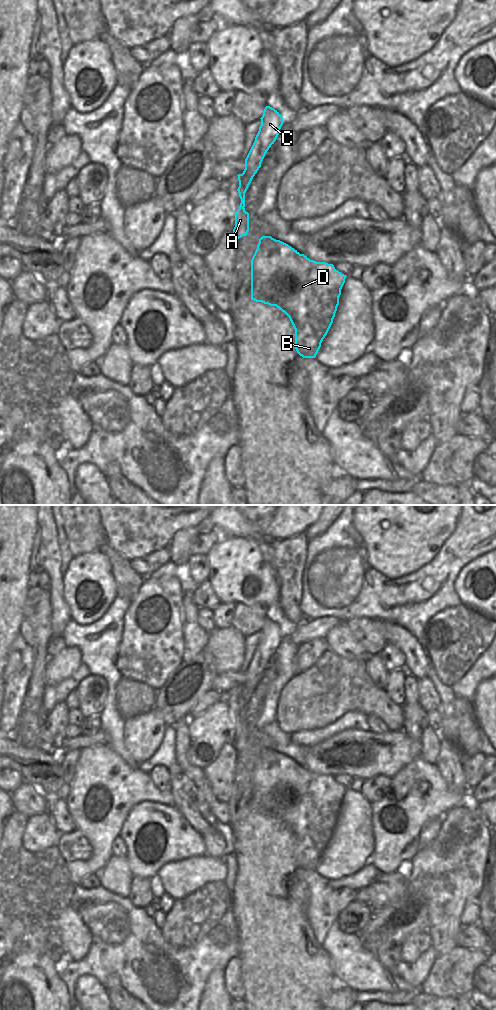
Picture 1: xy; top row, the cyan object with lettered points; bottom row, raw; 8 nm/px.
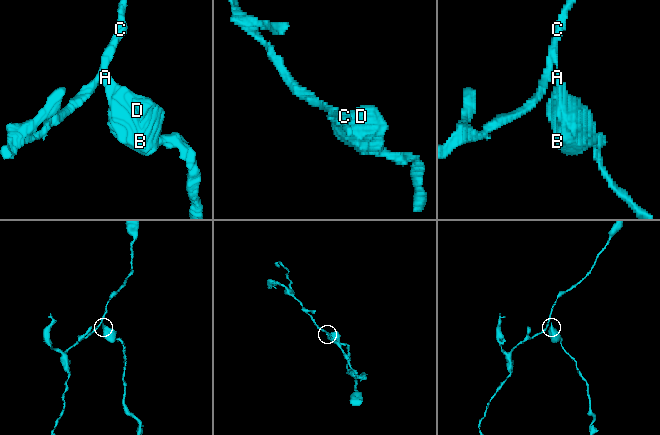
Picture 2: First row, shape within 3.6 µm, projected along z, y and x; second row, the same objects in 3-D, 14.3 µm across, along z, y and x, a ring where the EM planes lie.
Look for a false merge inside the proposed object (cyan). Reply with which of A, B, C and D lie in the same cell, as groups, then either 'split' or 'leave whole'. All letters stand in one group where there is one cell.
groups A B D / C; split

